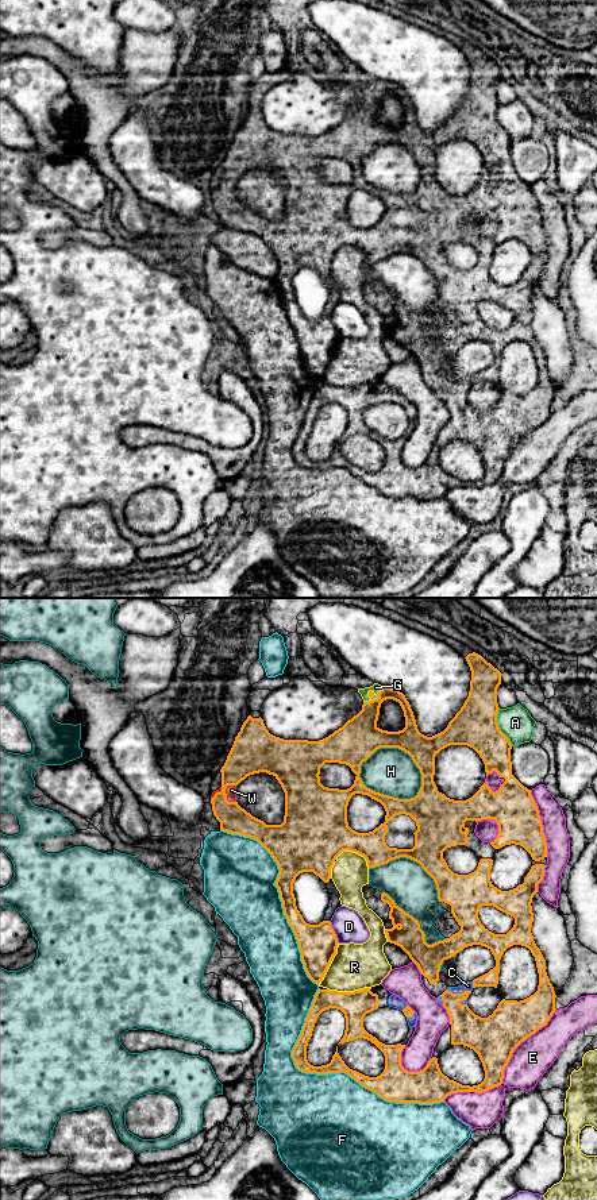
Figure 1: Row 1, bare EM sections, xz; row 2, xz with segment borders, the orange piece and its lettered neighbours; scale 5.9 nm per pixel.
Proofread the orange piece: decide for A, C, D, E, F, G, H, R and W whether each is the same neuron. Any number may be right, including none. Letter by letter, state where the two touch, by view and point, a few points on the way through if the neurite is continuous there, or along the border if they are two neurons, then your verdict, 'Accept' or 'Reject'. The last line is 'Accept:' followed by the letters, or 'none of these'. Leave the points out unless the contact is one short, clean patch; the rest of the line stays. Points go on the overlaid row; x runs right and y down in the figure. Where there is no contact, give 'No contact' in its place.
A: Touches orange at xz (497, 726). Reject
C: Touches orange at xz (459, 994). Accept
D: Touches orange at xz (334, 932). Reject
E: Touches orange at xz (511, 1056). Reject
F: Touches orange at xz (331, 1072). Reject
G: Touches orange at xz (373, 694). Accept
H: Touches orange at xz (391, 797). Reject
R: Touches orange at xz (349, 992). Reject
W: Touches orange at xz (226, 797). Path across: xz (243, 759), (231, 775), (226, 797), (231, 790). Accept
Accept: C, G, W

